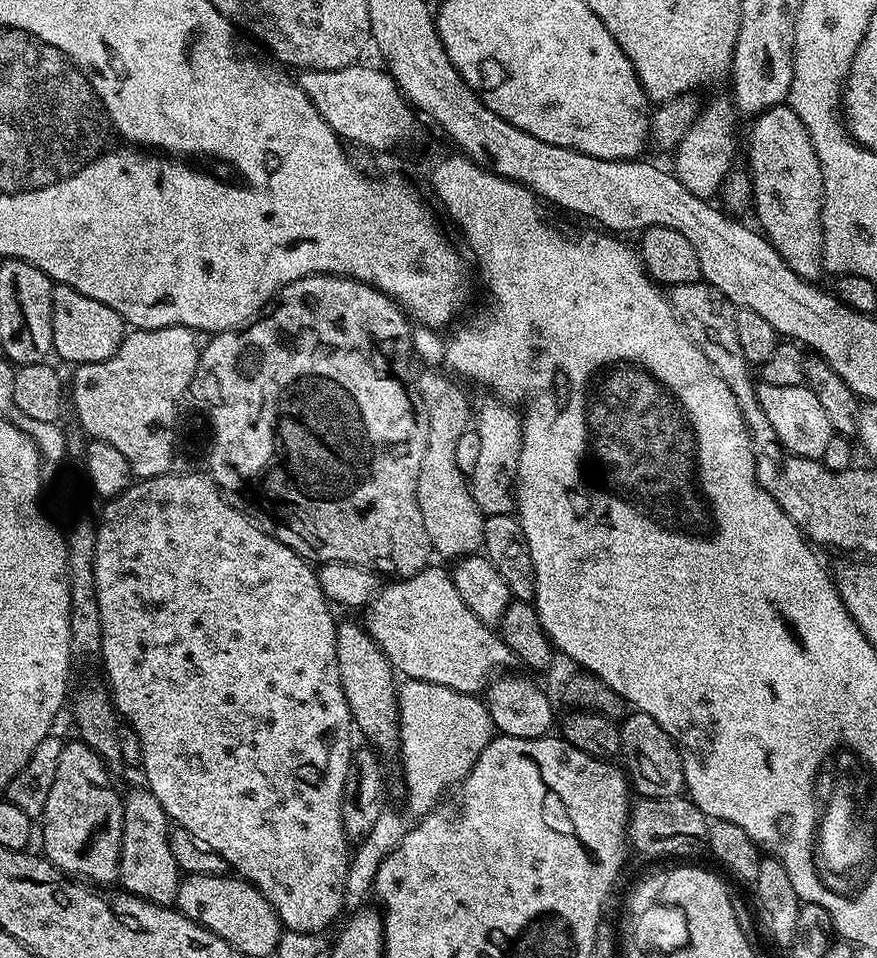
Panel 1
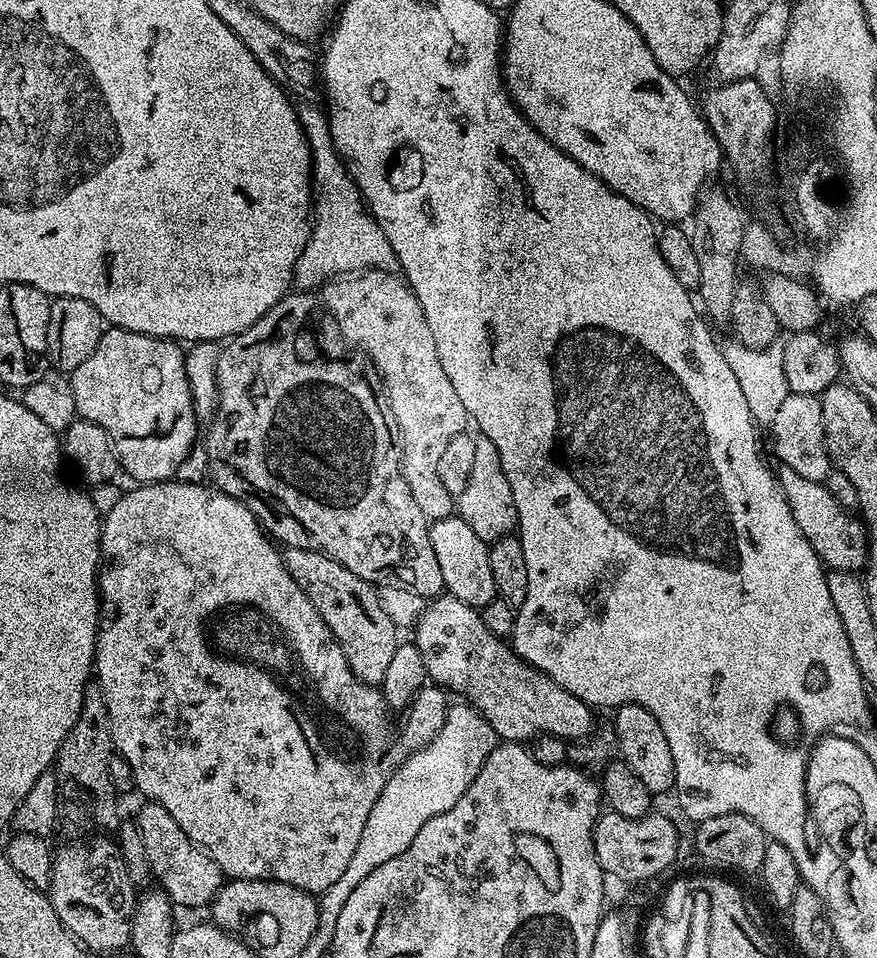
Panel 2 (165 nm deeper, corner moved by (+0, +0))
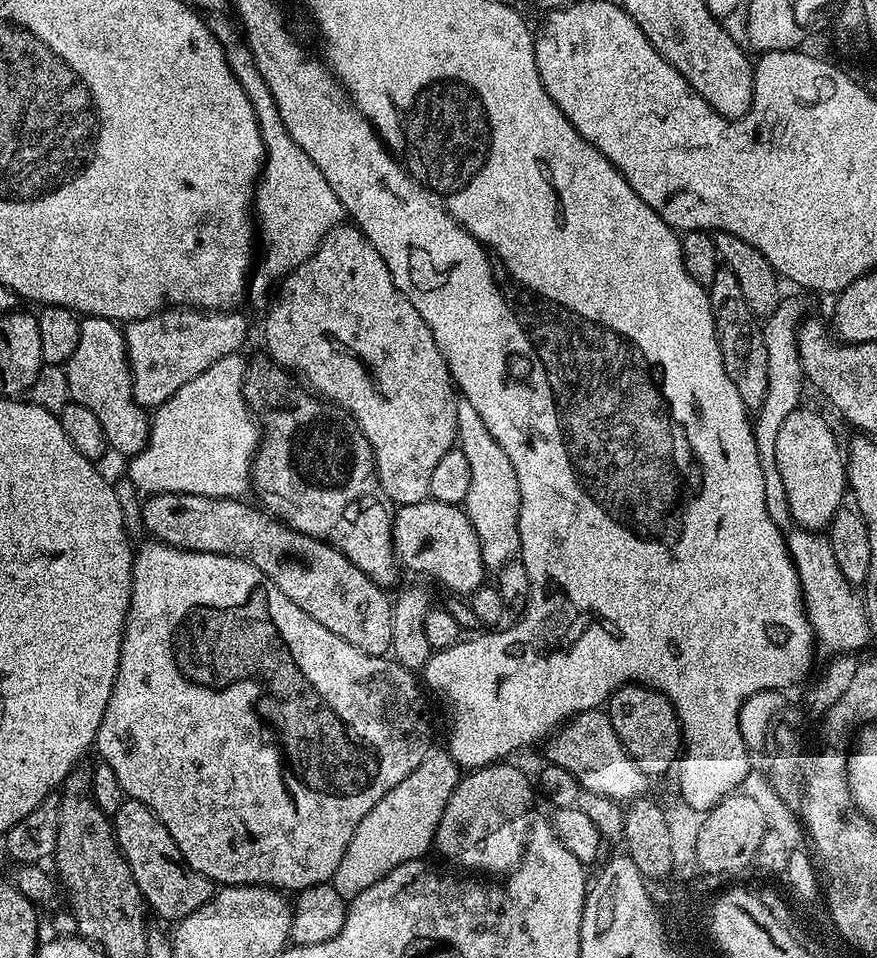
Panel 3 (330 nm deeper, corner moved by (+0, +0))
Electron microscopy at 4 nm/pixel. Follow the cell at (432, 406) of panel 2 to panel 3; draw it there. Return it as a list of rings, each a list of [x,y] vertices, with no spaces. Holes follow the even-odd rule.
[[[341,222],[324,235],[322,242],[316,247],[310,259],[302,262],[293,272],[289,272],[284,277],[282,283],[275,289],[274,295],[276,295],[276,301],[269,306],[268,317],[264,320],[264,344],[268,347],[269,354],[267,353],[267,355],[270,357],[271,363],[285,370],[291,370],[297,377],[304,376],[300,378],[315,395],[346,410],[347,415],[356,421],[362,434],[370,442],[372,456],[376,460],[376,476],[380,480],[385,496],[393,505],[417,504],[429,499],[428,491],[430,490],[430,478],[434,474],[434,466],[438,466],[442,454],[446,454],[446,450],[454,447],[458,440],[456,430],[460,417],[460,409],[456,405],[458,392],[452,383],[452,376],[448,372],[444,355],[438,350],[438,342],[434,342],[434,334],[430,334],[430,326],[426,326],[422,314],[418,314],[418,310],[414,310],[414,306],[410,306],[410,298],[406,298],[406,294],[402,294],[402,290],[394,282],[386,262],[382,262],[382,254],[378,254],[378,250],[374,250],[374,246],[355,224]]]

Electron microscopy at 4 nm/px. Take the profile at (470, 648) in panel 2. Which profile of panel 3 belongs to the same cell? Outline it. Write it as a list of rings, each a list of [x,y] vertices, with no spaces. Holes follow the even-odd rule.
[[[591,708],[572,717],[556,729],[543,745],[547,763],[557,764],[562,770],[574,774],[581,789],[602,794],[617,802],[641,799],[650,784],[649,776],[630,758],[622,746],[607,711]]]

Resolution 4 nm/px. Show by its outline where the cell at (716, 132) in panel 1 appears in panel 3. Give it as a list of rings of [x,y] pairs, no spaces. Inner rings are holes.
[[[722,266],[718,274],[714,274],[714,282],[706,286],[708,301],[714,314],[714,326],[718,346],[722,350],[722,362],[726,366],[726,374],[730,374],[730,382],[734,382],[734,390],[742,398],[745,408],[758,410],[766,398],[766,342],[761,321],[746,306],[746,298],[742,294],[742,286],[738,286],[738,278],[734,278],[731,268]]]

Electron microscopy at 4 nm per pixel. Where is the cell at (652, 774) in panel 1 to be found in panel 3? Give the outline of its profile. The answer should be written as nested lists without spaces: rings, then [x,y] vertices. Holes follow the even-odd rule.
[[[623,684],[606,701],[606,711],[622,746],[649,778],[673,771],[682,752],[680,720],[670,701],[646,684]]]

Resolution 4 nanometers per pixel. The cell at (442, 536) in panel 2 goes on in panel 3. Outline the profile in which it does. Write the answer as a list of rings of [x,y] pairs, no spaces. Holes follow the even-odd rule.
[[[431,498],[417,504],[403,505],[395,513],[392,521],[392,543],[395,547],[399,563],[405,569],[413,568],[416,572],[425,572],[436,580],[441,580],[446,587],[460,598],[471,597],[485,583],[484,553],[478,542],[476,528],[470,522],[467,511],[461,505],[438,502]]]

